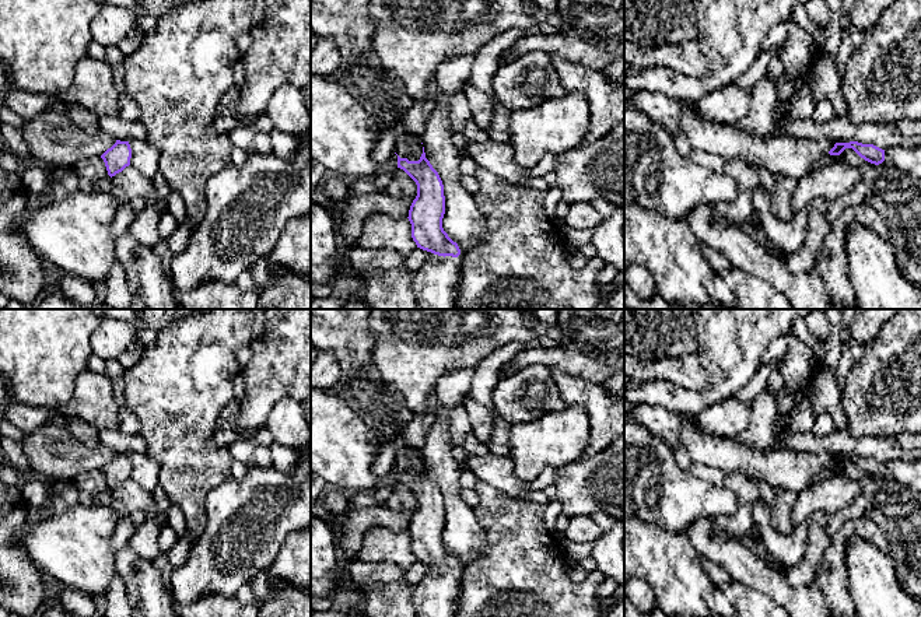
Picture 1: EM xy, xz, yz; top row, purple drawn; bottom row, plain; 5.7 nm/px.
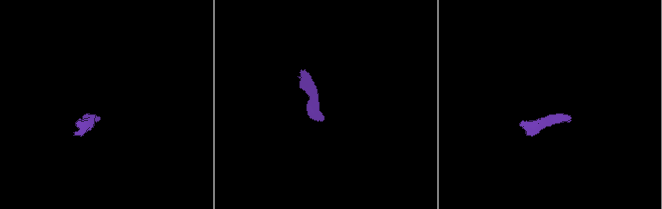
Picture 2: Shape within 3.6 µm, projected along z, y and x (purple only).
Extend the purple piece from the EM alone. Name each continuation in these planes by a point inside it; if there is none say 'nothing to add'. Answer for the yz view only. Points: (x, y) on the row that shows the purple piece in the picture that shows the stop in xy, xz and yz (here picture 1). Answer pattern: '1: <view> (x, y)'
1: yz (907, 161)

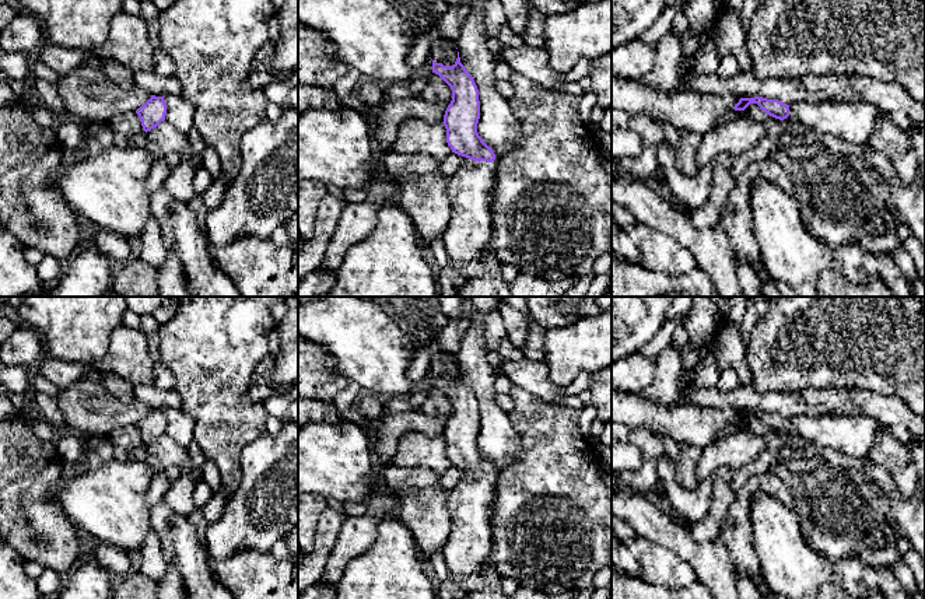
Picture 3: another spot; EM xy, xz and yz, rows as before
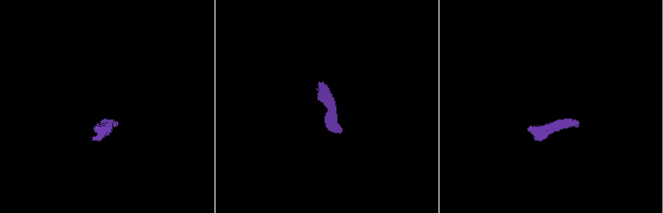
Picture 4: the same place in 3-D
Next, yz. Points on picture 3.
1: yz (854, 122)

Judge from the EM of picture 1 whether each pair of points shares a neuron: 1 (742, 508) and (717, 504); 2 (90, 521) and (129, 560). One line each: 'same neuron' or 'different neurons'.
1: different neurons
2: different neurons

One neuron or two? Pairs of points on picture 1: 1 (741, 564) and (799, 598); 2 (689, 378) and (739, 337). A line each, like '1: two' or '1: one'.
1: one
2: two

